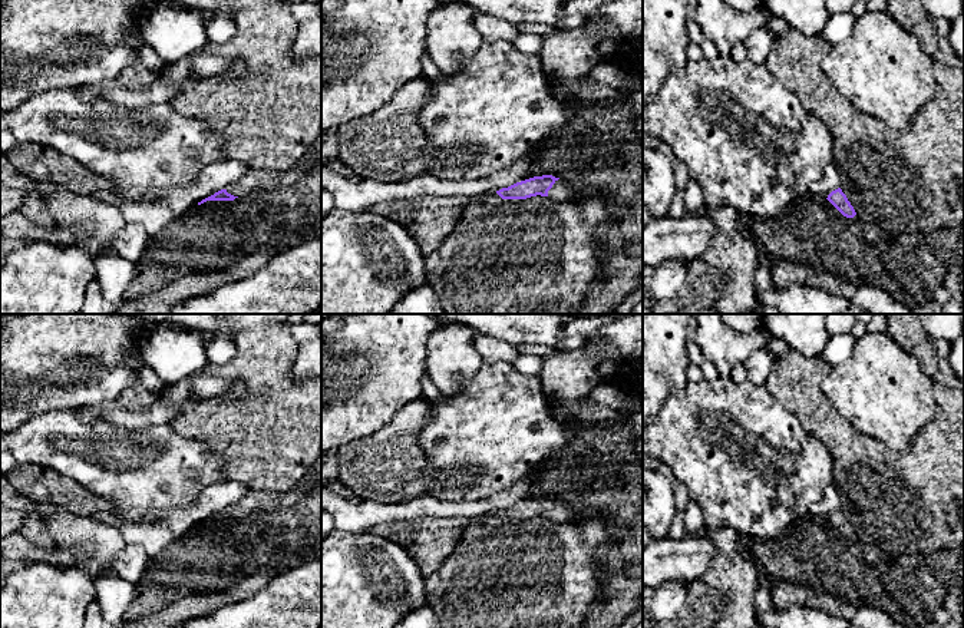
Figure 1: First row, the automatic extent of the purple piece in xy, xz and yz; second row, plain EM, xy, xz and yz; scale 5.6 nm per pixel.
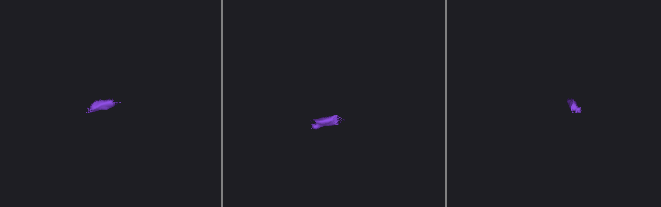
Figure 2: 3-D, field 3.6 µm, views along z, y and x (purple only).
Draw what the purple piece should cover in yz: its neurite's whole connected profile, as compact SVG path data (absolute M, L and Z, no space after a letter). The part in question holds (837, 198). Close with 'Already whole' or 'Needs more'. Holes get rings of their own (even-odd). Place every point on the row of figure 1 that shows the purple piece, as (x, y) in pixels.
M841 188L832 191L826 198L844 217L854 218L856 215L854 206L848 201Z. Already whole

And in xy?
M321 132L310 149L293 168L278 173L268 169L251 168L237 182L202 199L198 205L207 201L234 201L238 196L255 191L273 191L284 186L293 186L318 159L321 159Z. Needs more

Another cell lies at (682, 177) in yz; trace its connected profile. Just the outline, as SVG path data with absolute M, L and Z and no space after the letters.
M660 142L656 151L661 152L671 162L677 188L686 189L690 181L687 166L674 155L673 149L666 142Z

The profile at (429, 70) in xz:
M426 52L422 56L422 76L435 82L440 80L440 73L438 67L430 62Z

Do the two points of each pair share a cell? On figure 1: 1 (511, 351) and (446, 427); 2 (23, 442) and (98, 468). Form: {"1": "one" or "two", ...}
{"1": "two", "2": "one"}

